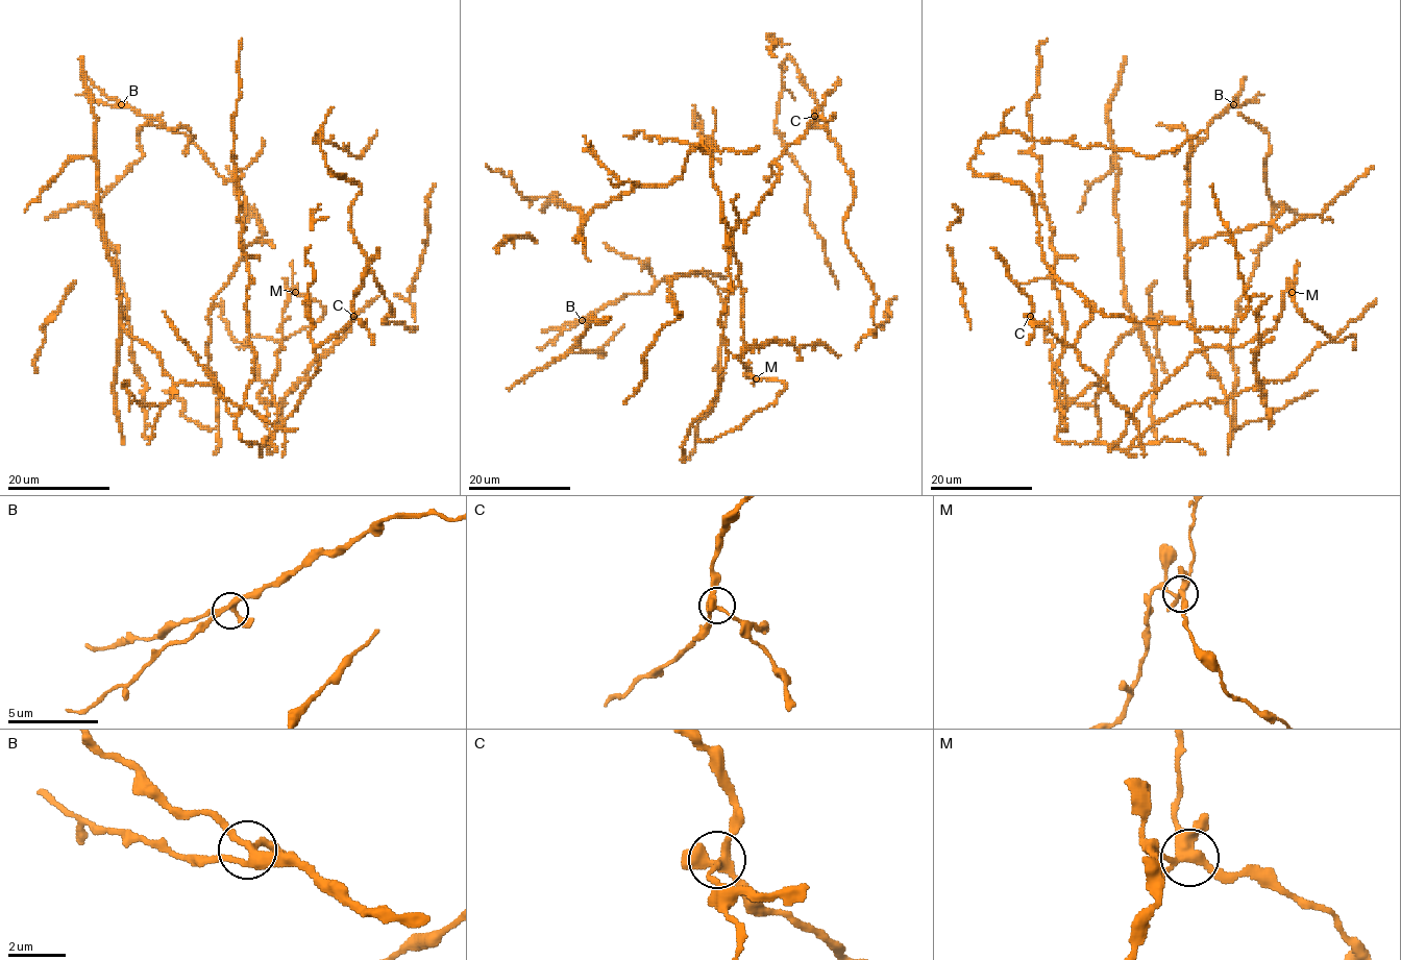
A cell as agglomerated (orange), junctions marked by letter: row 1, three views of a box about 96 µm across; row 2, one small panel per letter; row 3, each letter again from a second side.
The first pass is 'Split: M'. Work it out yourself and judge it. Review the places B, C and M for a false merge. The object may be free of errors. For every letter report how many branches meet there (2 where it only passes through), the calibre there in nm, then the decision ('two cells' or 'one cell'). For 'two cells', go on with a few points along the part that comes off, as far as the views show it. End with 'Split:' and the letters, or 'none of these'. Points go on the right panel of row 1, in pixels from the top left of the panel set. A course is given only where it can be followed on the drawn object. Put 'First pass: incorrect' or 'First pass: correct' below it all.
B: branches 4; calibre 280 nm; one cell
C: branches 4; calibre 300 nm; one cell
M: branches 5; calibre 320 nm; two cells; course (1293, 292), (1294, 301), (1304, 317), (1337, 341), (1347, 337), (1356, 338), (1353, 348)
Split: M
First pass: correct

